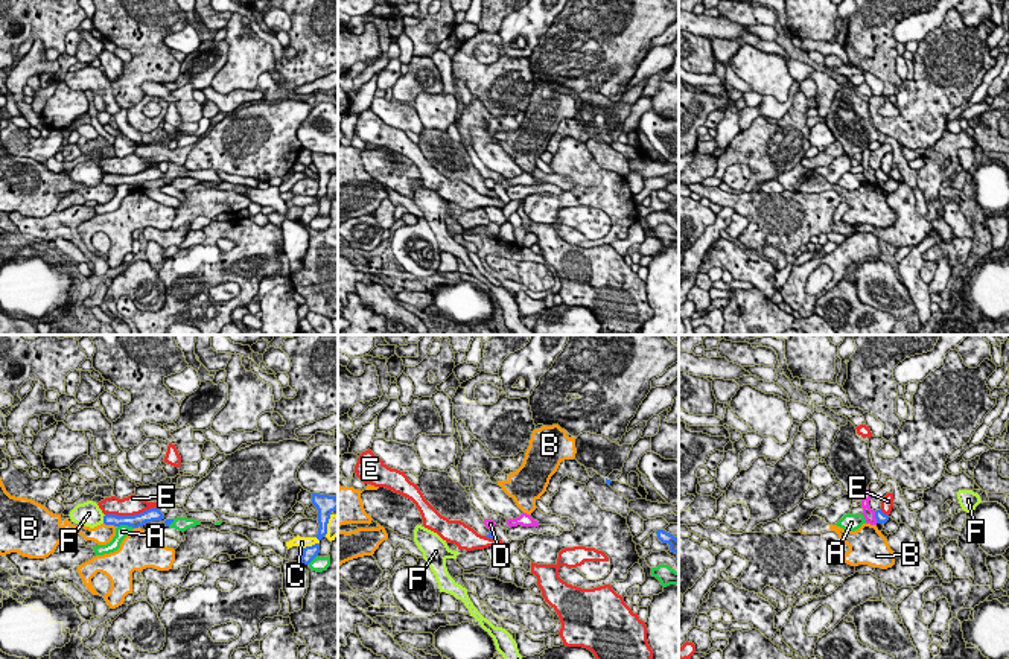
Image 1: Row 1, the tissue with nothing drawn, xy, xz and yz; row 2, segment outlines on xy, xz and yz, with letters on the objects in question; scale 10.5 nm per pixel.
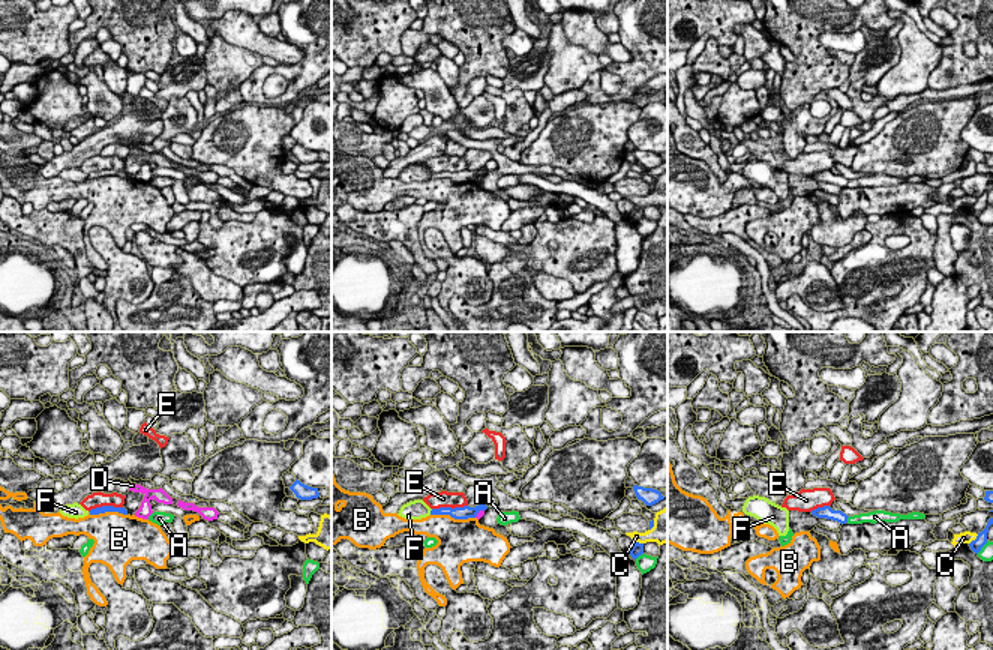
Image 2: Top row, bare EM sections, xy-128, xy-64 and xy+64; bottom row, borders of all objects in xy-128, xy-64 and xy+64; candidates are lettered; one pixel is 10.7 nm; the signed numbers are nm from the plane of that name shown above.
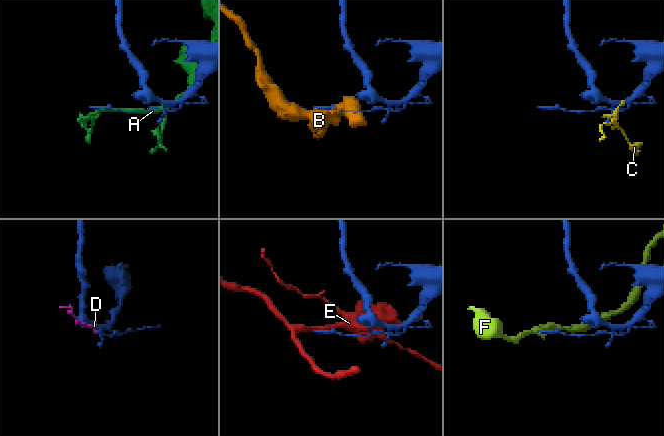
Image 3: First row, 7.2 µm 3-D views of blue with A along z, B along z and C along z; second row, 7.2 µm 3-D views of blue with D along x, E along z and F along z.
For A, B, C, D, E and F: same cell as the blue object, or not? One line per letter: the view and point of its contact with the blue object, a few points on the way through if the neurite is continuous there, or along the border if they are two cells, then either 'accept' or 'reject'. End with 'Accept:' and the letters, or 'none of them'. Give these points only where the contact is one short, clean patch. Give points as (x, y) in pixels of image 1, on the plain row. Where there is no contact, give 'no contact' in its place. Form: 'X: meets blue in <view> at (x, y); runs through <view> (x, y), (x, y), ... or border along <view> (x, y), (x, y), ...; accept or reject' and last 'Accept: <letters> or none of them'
A: meets blue in xy at (125, 183); reject
B: meets blue in xy at (110, 183); reject
C: meets blue in xy at (312, 204); border along xy (318, 198), (303, 207); reject
D: meets blue in yz at (875, 177); border along yz (874, 171), (877, 181); reject
E: meets blue in xy at (130, 175); reject
F: meets blue in xy at (104, 178); border along xy (105, 174), (102, 181); reject
Accept: none of them

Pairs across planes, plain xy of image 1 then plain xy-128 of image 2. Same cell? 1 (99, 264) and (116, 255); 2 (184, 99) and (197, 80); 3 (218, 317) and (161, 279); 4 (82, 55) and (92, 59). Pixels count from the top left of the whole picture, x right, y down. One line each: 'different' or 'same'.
1: different
2: different
3: same
4: same

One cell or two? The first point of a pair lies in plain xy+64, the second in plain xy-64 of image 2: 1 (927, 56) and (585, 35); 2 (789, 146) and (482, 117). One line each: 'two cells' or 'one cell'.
1: two cells
2: one cell

